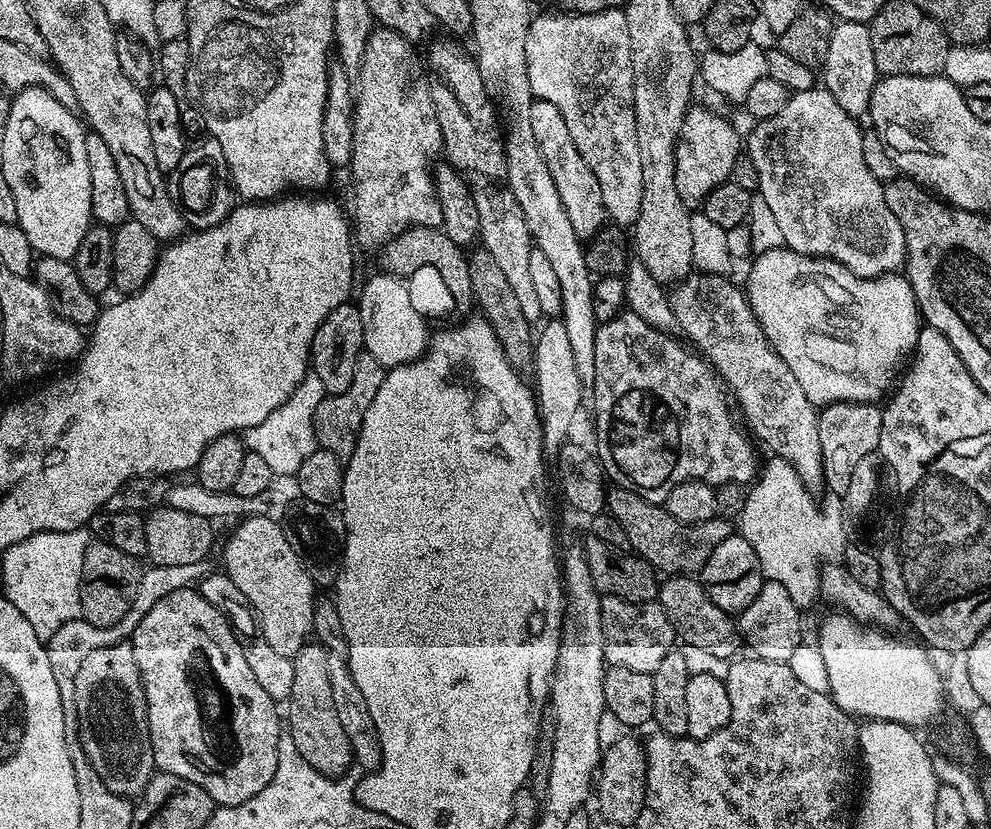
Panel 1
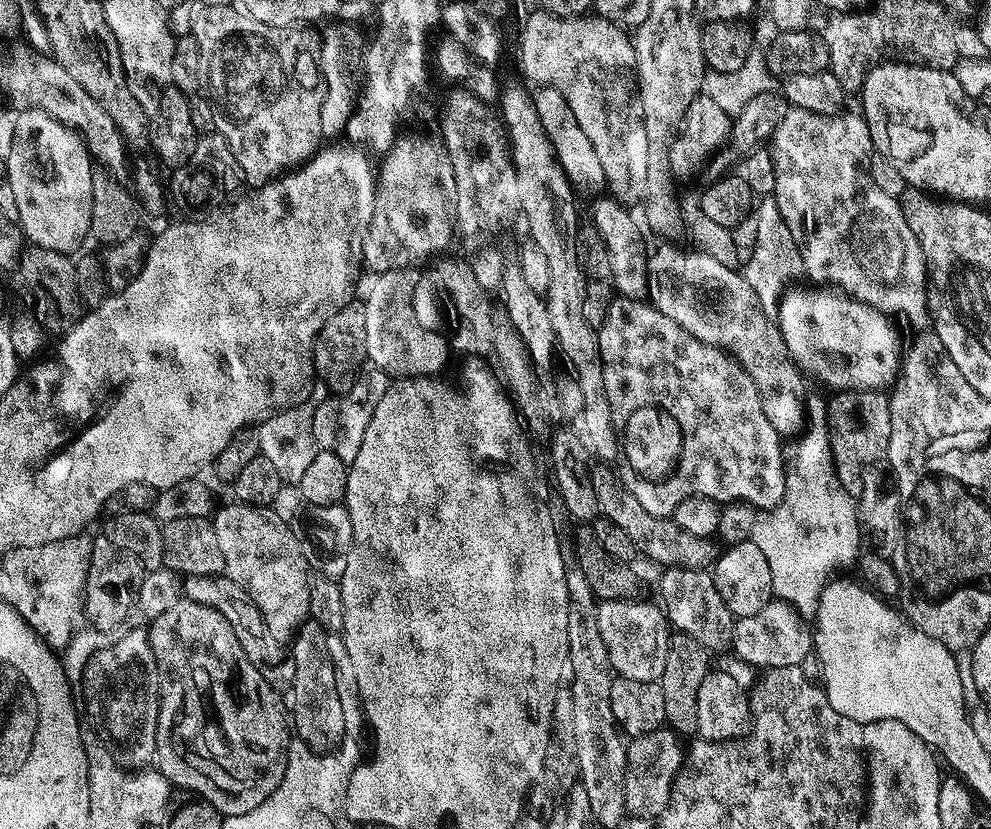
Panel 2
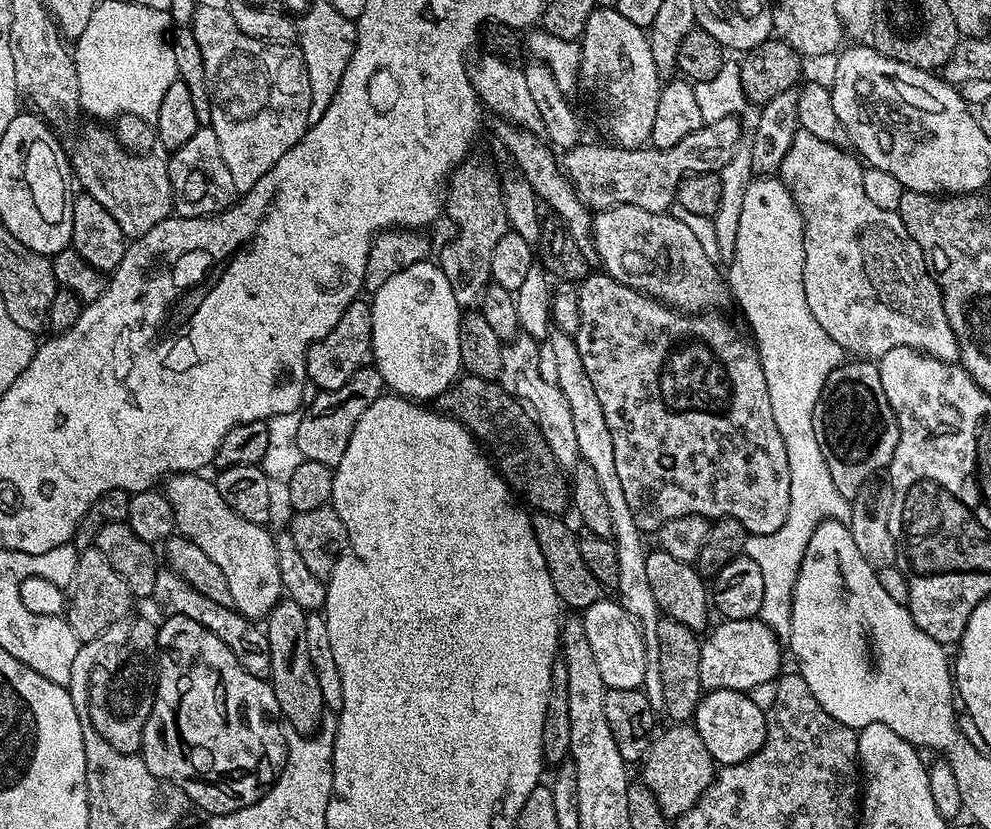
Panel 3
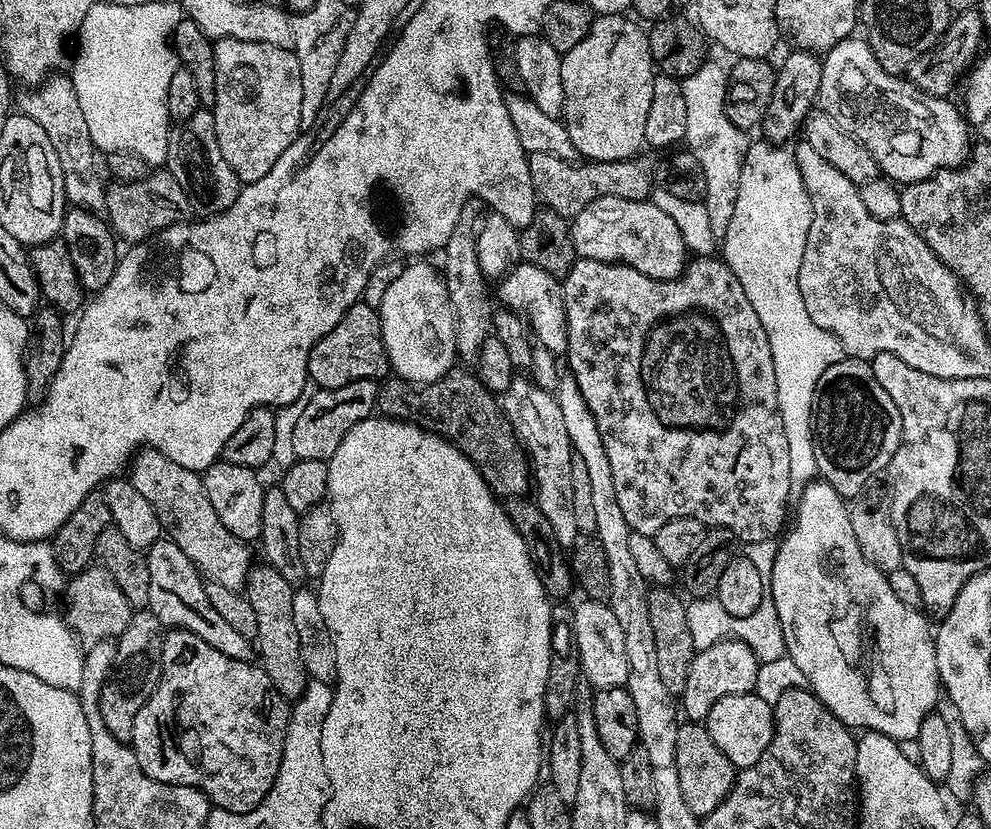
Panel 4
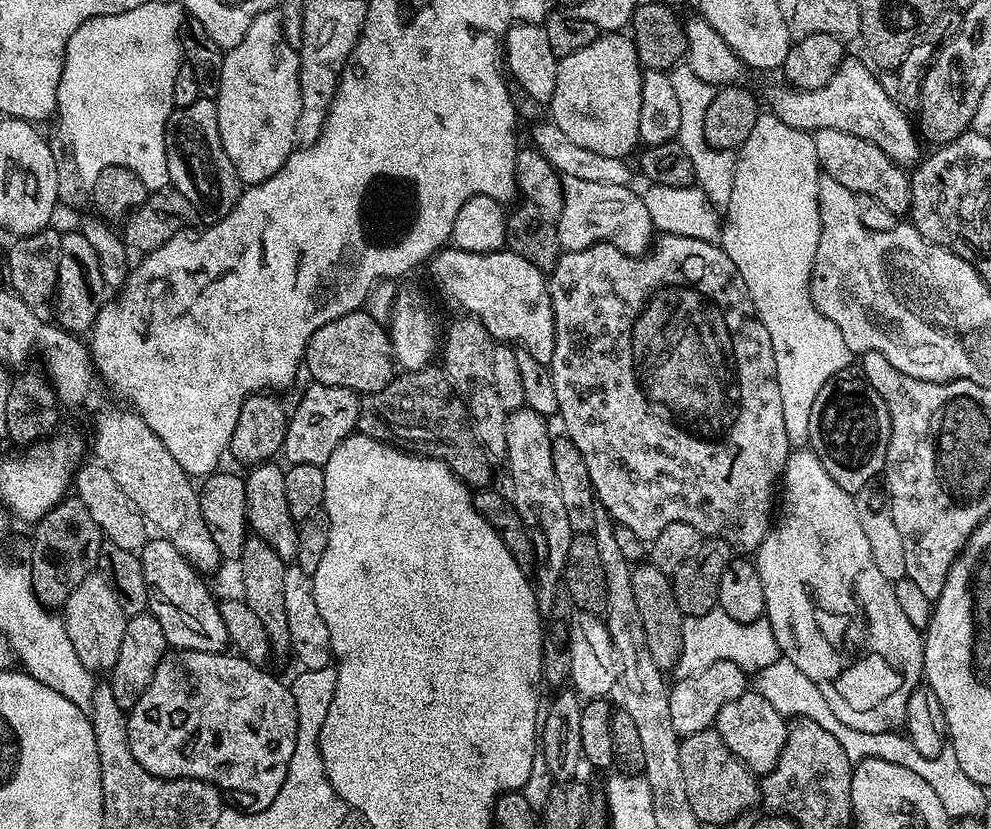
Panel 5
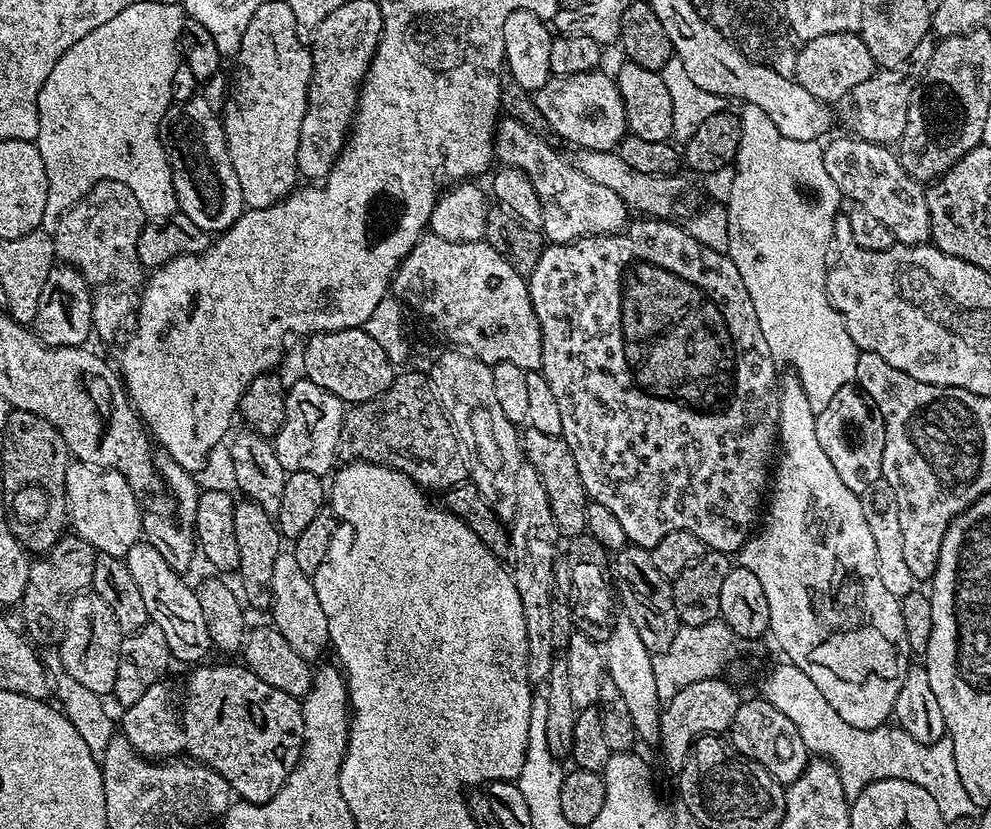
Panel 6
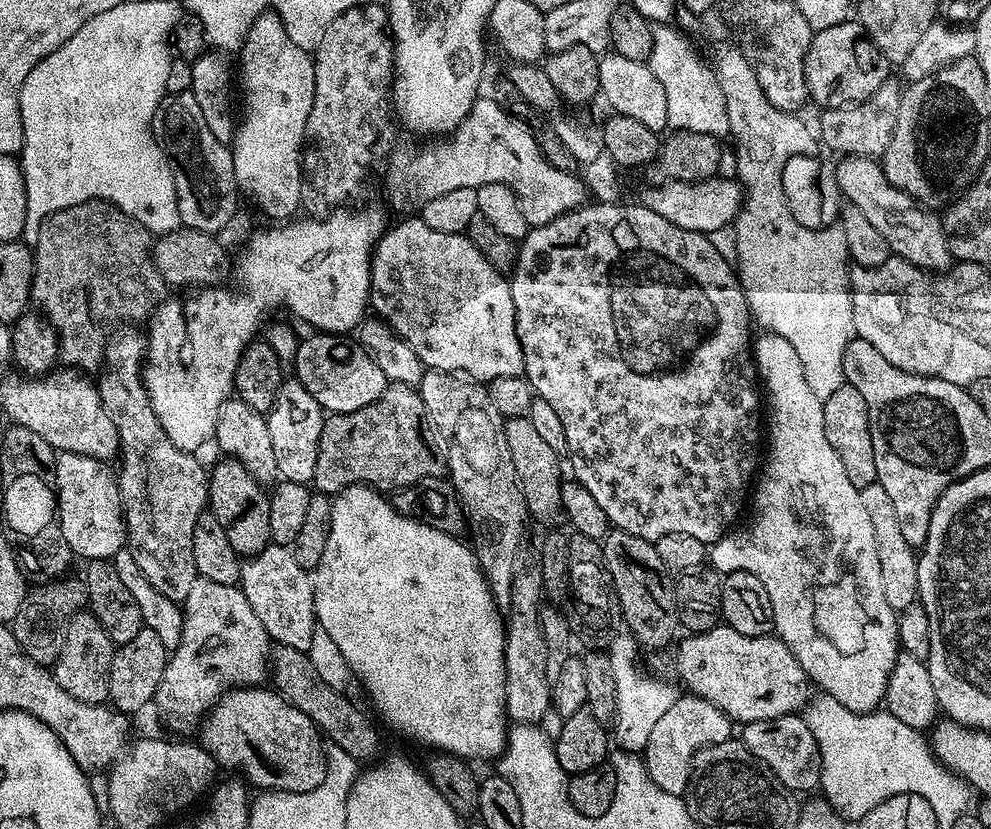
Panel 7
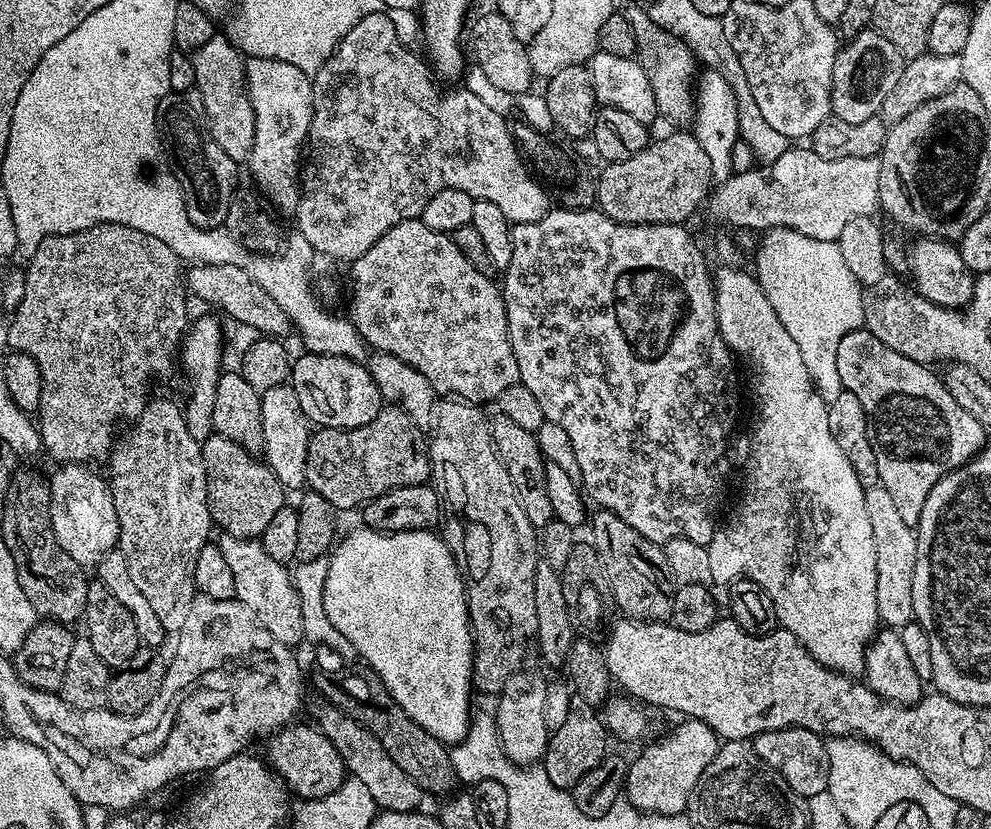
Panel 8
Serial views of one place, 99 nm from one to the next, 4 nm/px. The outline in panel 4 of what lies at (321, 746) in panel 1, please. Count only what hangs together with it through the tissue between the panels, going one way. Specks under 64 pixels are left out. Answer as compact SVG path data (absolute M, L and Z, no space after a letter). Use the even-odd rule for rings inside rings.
M267 562L257 563L248 573L246 595L250 606L254 606L254 614L258 614L258 630L254 637L258 664L270 678L272 686L289 702L295 702L302 696L310 683L308 671L302 662L298 633L294 631L294 610L290 610L293 591L294 586Z

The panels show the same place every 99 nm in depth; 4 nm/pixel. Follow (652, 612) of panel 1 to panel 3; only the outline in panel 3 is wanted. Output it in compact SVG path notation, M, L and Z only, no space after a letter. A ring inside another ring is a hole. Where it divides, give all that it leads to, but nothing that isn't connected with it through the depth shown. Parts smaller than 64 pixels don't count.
M602 598L590 607L583 609L582 619L586 626L586 638L594 650L598 661L598 671L602 673L605 688L630 690L640 688L646 676L646 646L640 633L640 625L630 613L615 599Z

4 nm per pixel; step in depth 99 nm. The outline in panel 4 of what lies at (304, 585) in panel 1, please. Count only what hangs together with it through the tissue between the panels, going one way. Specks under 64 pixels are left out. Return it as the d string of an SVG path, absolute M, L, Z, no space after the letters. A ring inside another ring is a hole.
M143 447L136 453L130 464L130 481L134 490L142 494L153 507L154 514L160 519L167 539L173 540L196 565L203 577L213 583L240 590L247 585L248 573L254 567L252 552L245 541L232 536L230 530L222 524L222 518L214 514L214 506L210 506L210 498L206 498L206 490L201 473L186 470L186 466L178 466L178 462L170 462L158 450Z

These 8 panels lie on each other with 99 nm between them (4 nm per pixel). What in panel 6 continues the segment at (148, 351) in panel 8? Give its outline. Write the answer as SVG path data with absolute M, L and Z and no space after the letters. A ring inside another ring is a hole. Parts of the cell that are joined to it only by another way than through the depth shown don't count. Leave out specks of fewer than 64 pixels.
M109 183L107 186L97 186L91 192L86 193L73 208L61 214L59 220L55 221L56 232L51 233L51 238L56 247L57 261L77 268L92 286L110 282L131 286L139 285L146 276L145 269L138 258L138 238L142 234L145 223L146 217L142 206L138 206L138 198L134 198L134 194L130 194L130 186L113 183Z

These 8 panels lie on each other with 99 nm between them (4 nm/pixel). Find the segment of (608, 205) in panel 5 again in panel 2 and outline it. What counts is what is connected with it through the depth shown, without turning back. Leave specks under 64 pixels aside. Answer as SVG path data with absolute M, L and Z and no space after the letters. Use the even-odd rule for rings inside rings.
M664 247L668 248L658 249L646 260L647 299L652 307L666 314L670 322L678 322L678 326L682 326L686 334L694 334L698 342L706 342L727 352L735 367L739 371L741 368L748 375L753 388L751 391L754 396L756 391L756 396L760 399L759 415L764 415L763 419L780 437L795 437L805 427L804 412L796 390L797 373L782 355L773 331L771 334L768 330L769 315L767 318L760 312L762 305L752 287L745 282L743 275L735 267L724 266L717 259L710 258L709 254L693 250L691 247Z

